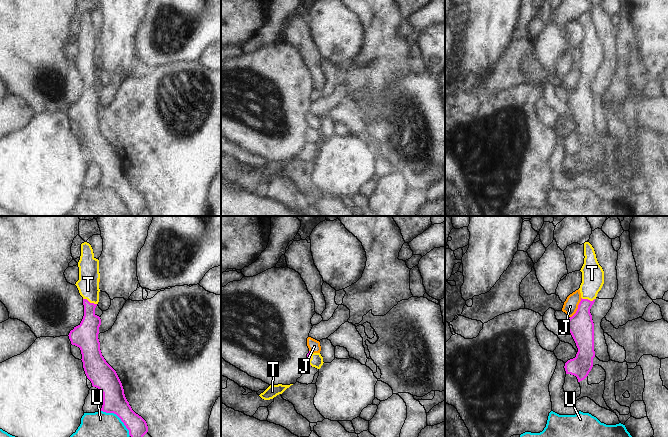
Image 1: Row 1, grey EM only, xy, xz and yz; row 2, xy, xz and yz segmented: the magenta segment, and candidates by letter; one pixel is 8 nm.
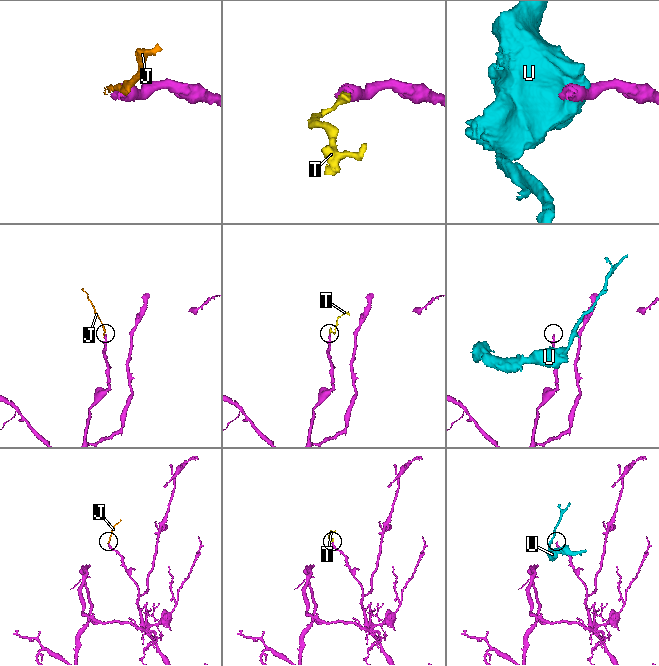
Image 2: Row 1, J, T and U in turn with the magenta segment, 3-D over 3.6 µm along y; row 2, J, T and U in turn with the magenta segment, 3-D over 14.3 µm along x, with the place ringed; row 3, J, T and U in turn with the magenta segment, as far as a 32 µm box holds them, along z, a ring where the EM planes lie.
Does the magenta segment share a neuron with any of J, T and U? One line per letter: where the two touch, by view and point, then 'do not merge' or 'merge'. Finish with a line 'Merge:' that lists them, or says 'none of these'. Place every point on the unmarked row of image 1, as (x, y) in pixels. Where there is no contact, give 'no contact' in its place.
J: yz (578, 84) | do not merge
T: xy (89, 78) | merge
U: xy (118, 192) | do not merge
Merge: T

